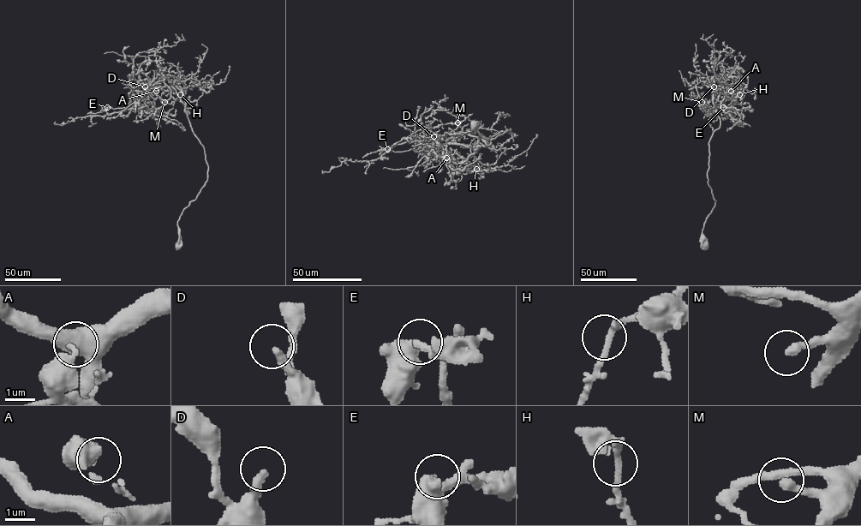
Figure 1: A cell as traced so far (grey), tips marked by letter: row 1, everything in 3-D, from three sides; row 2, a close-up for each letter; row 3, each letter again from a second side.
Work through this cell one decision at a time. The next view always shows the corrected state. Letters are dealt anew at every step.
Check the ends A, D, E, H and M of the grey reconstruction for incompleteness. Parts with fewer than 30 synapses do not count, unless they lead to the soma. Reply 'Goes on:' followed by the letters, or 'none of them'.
Goes on: M

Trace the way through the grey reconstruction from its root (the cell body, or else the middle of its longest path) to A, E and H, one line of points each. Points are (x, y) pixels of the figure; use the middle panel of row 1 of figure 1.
A: (473, 124), (490, 140), (511, 131), (488, 145), (481, 136), (473, 146), (438, 144), (437, 154), (446, 158)
E: (473, 124), (490, 140), (511, 131), (494, 135), (488, 145), (481, 136), (473, 146), (415, 140), (387, 149)
H: (473, 124), (490, 140), (511, 129), (494, 135), (488, 145), (485, 141), (456, 164), (464, 174), (476, 169)

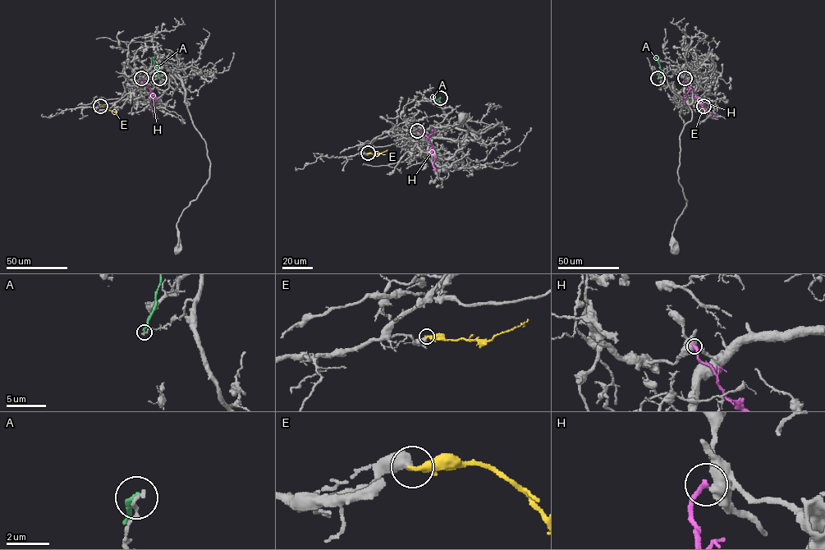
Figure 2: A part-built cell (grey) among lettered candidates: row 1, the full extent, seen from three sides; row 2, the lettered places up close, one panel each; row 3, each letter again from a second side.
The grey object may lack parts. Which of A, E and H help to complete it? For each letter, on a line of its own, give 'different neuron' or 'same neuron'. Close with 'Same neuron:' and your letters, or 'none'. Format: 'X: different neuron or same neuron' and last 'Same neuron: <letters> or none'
A: different neuron
E: different neuron
H: different neuron
Same neuron: none

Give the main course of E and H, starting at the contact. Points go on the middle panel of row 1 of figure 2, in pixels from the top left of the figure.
E: (368, 153), (380, 153), (387, 149)
H: (417, 130), (422, 130), (432, 144), (429, 151), (435, 155), (433, 166), (436, 169)

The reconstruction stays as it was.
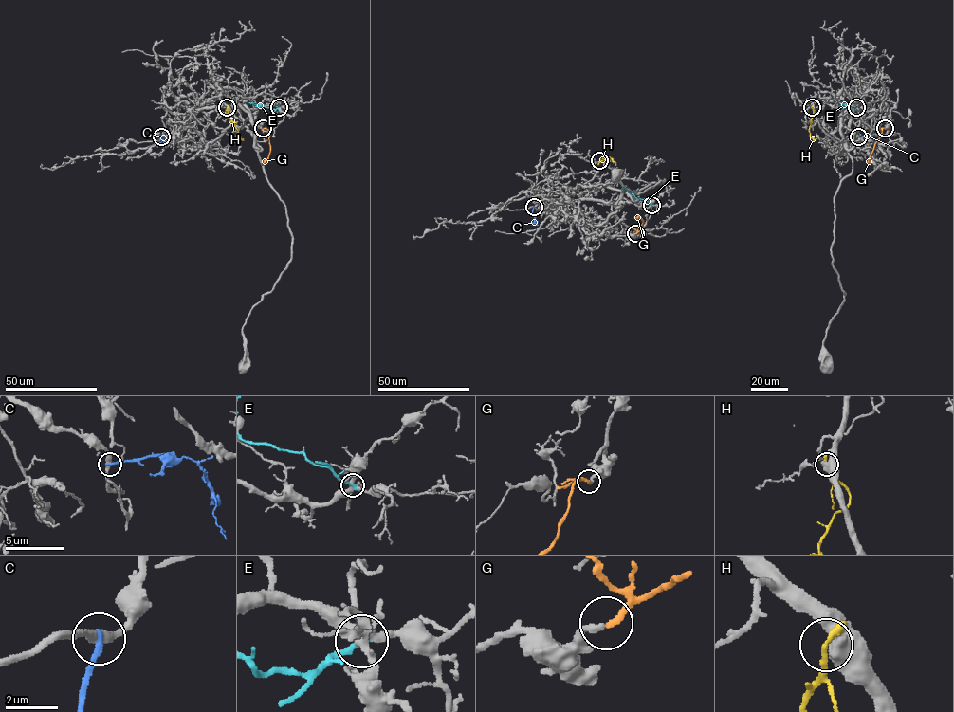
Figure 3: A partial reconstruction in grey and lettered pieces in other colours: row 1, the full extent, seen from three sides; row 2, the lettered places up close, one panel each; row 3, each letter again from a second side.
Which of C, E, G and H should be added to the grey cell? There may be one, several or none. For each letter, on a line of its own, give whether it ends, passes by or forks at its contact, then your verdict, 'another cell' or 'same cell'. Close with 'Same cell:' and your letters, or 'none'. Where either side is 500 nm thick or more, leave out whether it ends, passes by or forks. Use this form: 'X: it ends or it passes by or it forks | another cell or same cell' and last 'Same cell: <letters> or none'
C: it ends | another cell
E: it ends | another cell
G: it ends | same cell
H: another cell
Same cell: G

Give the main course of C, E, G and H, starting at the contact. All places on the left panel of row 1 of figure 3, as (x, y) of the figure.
C: (160, 136), (165, 149)
E: (279, 107), (272, 109), (256, 104), (261, 109)
G: (263, 129), (269, 135), (270, 148), (263, 165)
H: (227, 107), (226, 114), (243, 138)

